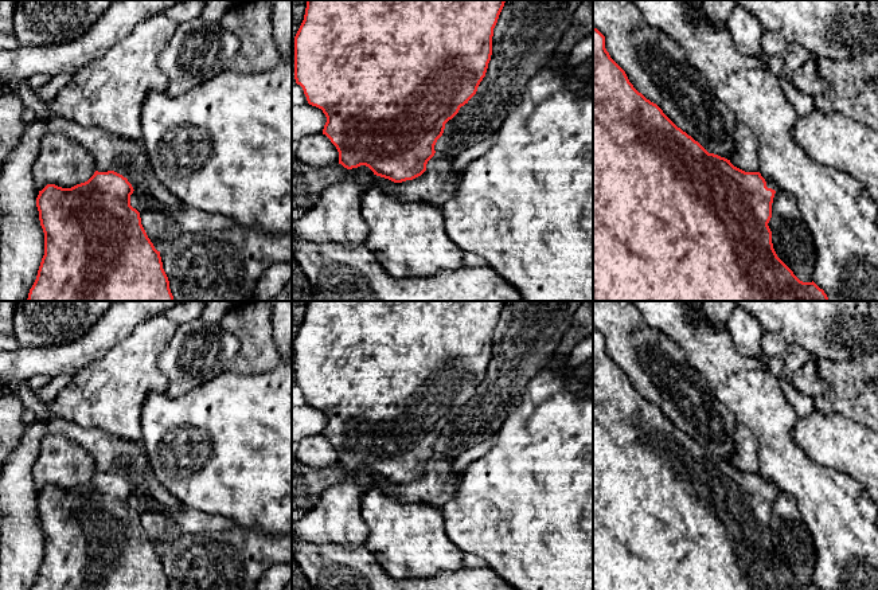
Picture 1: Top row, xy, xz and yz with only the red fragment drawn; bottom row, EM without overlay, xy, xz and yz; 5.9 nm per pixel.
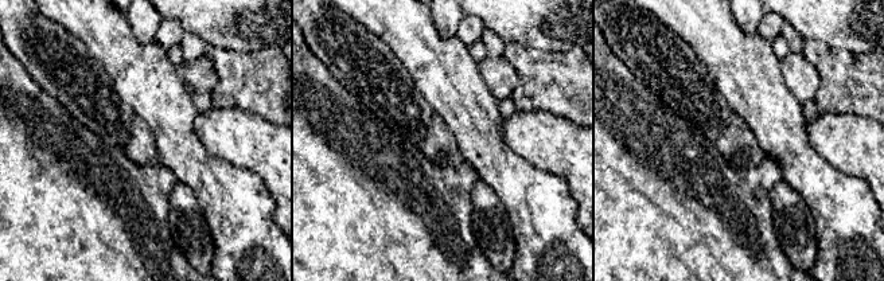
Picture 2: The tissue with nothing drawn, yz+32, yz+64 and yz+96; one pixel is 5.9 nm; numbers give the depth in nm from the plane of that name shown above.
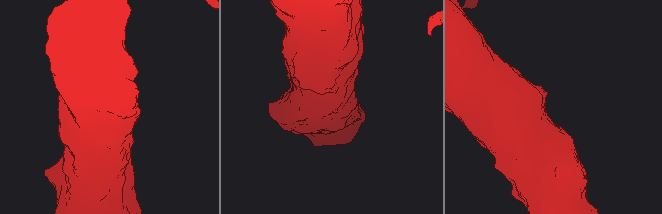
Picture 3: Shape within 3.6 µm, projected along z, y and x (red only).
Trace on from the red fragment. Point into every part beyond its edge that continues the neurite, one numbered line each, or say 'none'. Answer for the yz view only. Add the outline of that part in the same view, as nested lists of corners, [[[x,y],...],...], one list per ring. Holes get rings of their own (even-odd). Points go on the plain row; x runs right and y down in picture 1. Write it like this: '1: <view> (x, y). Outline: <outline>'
none

